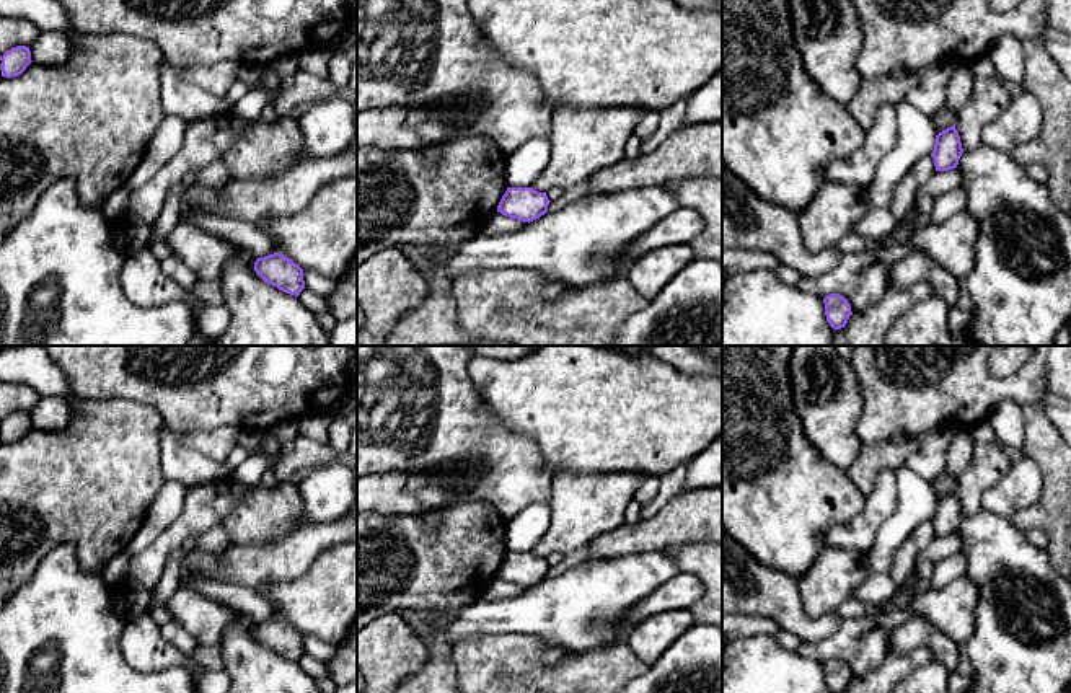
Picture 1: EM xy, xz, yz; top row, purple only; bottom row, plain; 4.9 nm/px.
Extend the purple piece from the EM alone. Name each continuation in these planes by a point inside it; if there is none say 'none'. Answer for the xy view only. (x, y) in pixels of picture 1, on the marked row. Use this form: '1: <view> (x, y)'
none

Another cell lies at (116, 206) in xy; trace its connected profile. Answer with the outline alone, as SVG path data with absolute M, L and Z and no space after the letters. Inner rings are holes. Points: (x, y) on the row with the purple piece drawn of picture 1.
M129 184L119 186L104 202L104 215L108 222L117 228L127 223L127 205L132 189Z

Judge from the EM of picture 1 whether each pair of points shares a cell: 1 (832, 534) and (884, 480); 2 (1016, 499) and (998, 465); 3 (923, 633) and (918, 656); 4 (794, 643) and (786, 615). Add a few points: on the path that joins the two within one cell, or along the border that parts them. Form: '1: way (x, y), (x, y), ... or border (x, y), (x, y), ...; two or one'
1: way (850, 534), (884, 498); one
2: border (1011, 463), (983, 494), (982, 506); two
3: border (887, 654), (926, 649), (934, 661); two
4: border (781, 628), (794, 633), (802, 641); two

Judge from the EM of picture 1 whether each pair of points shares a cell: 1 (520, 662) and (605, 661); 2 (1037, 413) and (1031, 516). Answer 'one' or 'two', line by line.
1: one
2: one

